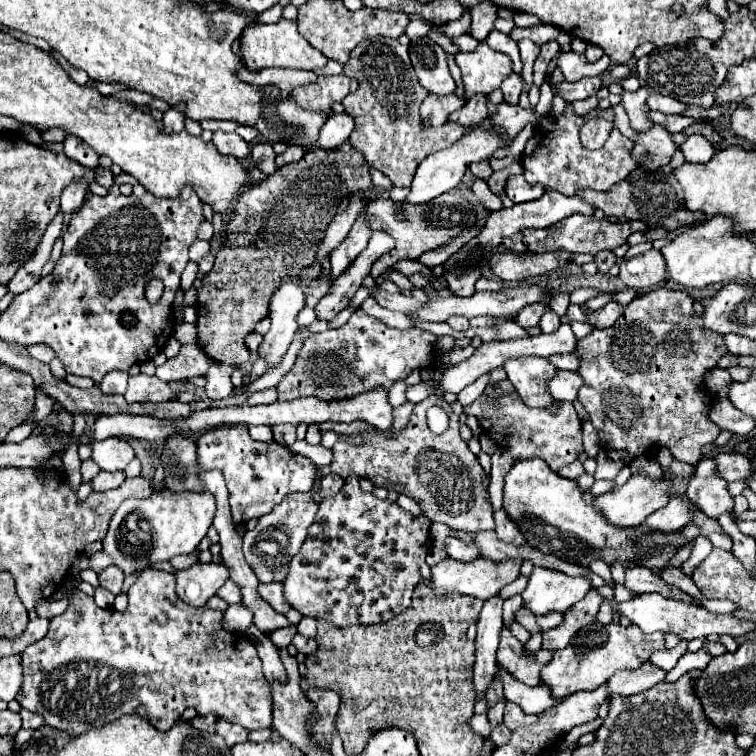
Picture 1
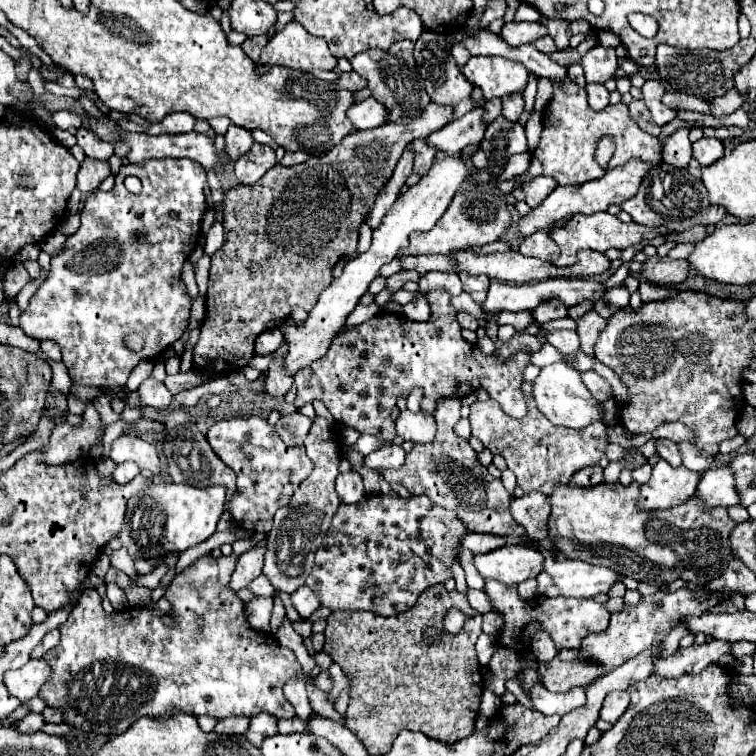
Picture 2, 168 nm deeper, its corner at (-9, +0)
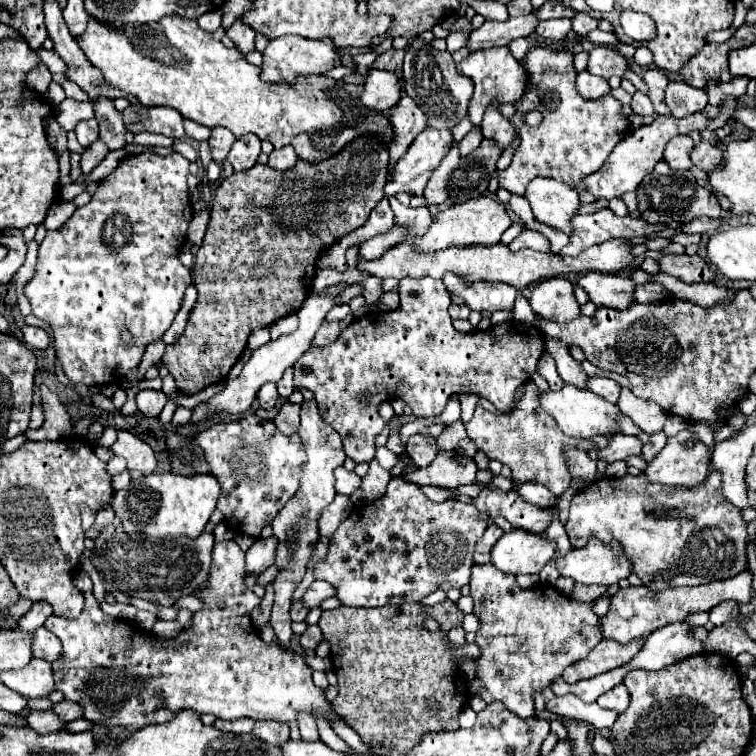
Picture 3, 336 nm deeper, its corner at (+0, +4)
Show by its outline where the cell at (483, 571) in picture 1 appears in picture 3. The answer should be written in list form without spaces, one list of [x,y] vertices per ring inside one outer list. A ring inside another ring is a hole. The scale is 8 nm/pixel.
[[[513,529],[493,545],[489,559],[503,573],[529,575],[539,573],[541,567],[553,559],[553,553],[555,545],[545,541],[541,535]]]

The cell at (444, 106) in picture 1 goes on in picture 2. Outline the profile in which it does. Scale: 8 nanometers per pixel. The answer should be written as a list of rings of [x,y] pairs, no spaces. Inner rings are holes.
[[[430,103],[410,125],[382,125],[382,127],[374,127],[374,129],[368,129],[368,131],[354,131],[350,133],[348,137],[342,139],[342,143],[338,143],[328,155],[324,157],[310,157],[306,163],[300,163],[300,165],[294,165],[294,167],[284,167],[284,165],[274,165],[274,169],[268,169],[266,175],[262,175],[262,181],[256,181],[254,185],[234,185],[226,197],[224,197],[224,245],[212,255],[212,267],[210,267],[210,283],[208,283],[208,295],[206,295],[206,317],[202,321],[202,327],[200,327],[200,337],[198,337],[198,343],[194,345],[192,353],[192,363],[194,363],[194,369],[200,369],[202,373],[220,373],[220,371],[240,371],[242,367],[246,367],[246,363],[254,357],[254,339],[266,331],[266,329],[274,329],[274,327],[280,327],[284,325],[284,319],[290,317],[290,307],[294,305],[302,305],[302,309],[310,311],[320,293],[332,283],[332,269],[334,265],[356,251],[356,243],[358,243],[358,227],[364,223],[366,219],[366,213],[372,209],[374,205],[374,197],[378,195],[378,191],[386,185],[386,181],[392,177],[392,171],[406,147],[406,143],[414,141],[414,139],[424,139],[428,137],[430,133],[438,131],[442,125],[446,125],[452,117],[452,107],[444,107],[444,105],[436,105],[436,103]]]

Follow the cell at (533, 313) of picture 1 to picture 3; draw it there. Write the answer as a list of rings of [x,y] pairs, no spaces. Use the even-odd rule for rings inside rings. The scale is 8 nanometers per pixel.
[[[545,279],[535,285],[529,297],[529,305],[537,317],[569,323],[581,315],[579,305],[573,295],[573,285],[569,279]]]

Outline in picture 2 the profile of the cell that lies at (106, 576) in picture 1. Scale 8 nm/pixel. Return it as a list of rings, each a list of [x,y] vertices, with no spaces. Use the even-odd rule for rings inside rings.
[[[162,565],[160,569],[156,569],[152,575],[144,575],[142,579],[134,579],[136,583],[140,583],[140,585],[144,585],[144,587],[148,587],[148,589],[156,589],[158,585],[160,585],[160,579],[164,577],[164,573],[168,571],[168,567],[166,565]]]

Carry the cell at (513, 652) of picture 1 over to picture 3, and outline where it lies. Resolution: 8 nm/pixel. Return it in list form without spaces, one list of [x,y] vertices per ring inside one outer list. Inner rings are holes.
[[[599,641],[599,645],[585,659],[569,665],[561,677],[565,683],[577,683],[581,679],[595,677],[599,673],[625,665],[625,661],[631,661],[631,657],[637,653],[639,647],[641,647],[641,641],[633,641],[633,645],[617,645],[615,641]]]

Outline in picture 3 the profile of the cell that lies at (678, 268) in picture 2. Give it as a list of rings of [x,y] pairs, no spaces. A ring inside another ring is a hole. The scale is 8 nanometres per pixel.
[[[665,255],[657,259],[659,271],[665,275],[671,275],[685,283],[699,283],[699,281],[711,281],[713,271],[699,255]]]

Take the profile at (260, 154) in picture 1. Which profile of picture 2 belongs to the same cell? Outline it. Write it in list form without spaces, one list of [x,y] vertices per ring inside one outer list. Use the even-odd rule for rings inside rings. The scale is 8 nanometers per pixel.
[[[254,141],[250,153],[246,153],[246,157],[240,157],[234,163],[234,175],[240,183],[252,185],[274,165],[276,165],[274,151],[268,145],[260,145]]]

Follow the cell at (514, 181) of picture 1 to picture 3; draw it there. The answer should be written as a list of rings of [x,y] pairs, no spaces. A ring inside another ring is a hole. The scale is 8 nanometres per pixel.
[[[535,177],[527,185],[525,199],[529,201],[537,221],[557,227],[569,235],[569,221],[579,207],[579,197],[573,189],[549,177]]]

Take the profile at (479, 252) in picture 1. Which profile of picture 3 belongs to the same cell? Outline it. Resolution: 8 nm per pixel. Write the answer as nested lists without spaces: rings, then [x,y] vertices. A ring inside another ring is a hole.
[[[727,97],[727,101],[723,103],[721,113],[715,119],[709,119],[703,113],[687,115],[683,119],[677,119],[673,115],[669,115],[669,117],[657,115],[651,125],[645,125],[645,127],[639,127],[639,129],[629,131],[629,137],[625,137],[625,141],[621,141],[621,145],[617,145],[617,149],[613,149],[613,153],[607,157],[605,165],[597,173],[591,173],[589,177],[585,177],[579,185],[573,185],[573,189],[577,193],[591,193],[597,199],[599,197],[613,199],[613,197],[621,197],[627,191],[635,191],[635,187],[641,183],[641,179],[653,171],[653,167],[655,167],[657,161],[663,159],[663,149],[665,149],[669,137],[687,135],[693,129],[697,129],[697,131],[701,131],[701,129],[715,131],[715,129],[723,127],[731,119],[731,111],[733,111],[733,105],[735,103],[737,101],[733,97]]]

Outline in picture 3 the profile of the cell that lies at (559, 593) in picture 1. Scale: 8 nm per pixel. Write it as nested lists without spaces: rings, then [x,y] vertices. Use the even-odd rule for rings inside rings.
[[[589,541],[581,549],[571,549],[565,557],[557,559],[557,571],[561,577],[571,577],[581,585],[613,585],[631,575],[629,561],[617,545],[601,545],[601,541]]]

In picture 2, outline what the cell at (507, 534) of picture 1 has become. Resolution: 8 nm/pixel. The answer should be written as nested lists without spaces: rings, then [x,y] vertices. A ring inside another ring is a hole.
[[[530,491],[524,493],[520,499],[512,501],[512,515],[518,523],[526,527],[526,535],[530,539],[546,541],[546,521],[550,517],[550,499],[544,493]]]

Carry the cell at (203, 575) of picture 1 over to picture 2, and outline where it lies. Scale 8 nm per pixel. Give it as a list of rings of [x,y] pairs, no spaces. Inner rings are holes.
[[[252,547],[250,551],[242,553],[234,569],[230,589],[238,591],[246,587],[252,579],[262,575],[262,561],[264,561],[264,547]]]

